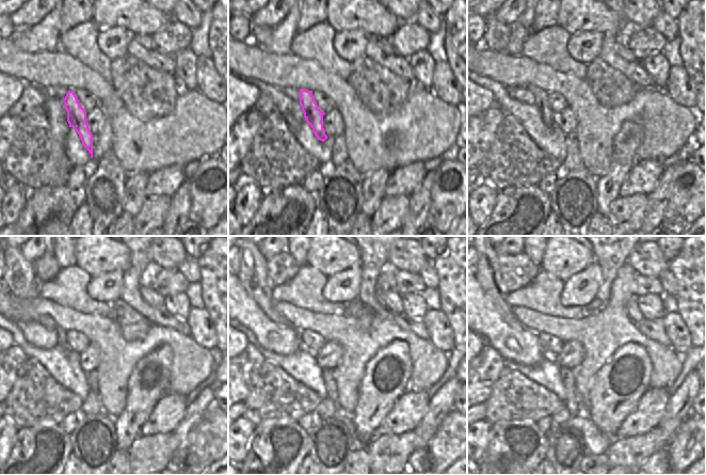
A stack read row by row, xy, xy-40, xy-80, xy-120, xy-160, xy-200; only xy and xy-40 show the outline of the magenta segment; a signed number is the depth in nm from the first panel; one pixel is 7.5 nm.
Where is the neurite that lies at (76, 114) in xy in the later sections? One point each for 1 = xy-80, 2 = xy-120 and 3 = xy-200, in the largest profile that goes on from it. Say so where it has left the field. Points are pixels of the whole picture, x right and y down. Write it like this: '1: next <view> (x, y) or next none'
1: next xy-80 (540, 95)
2: next xy-120 (44, 320)
3: next xy-200 (488, 276)

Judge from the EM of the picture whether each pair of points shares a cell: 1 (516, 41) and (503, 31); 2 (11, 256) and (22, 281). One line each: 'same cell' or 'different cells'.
1: different cells
2: same cell

